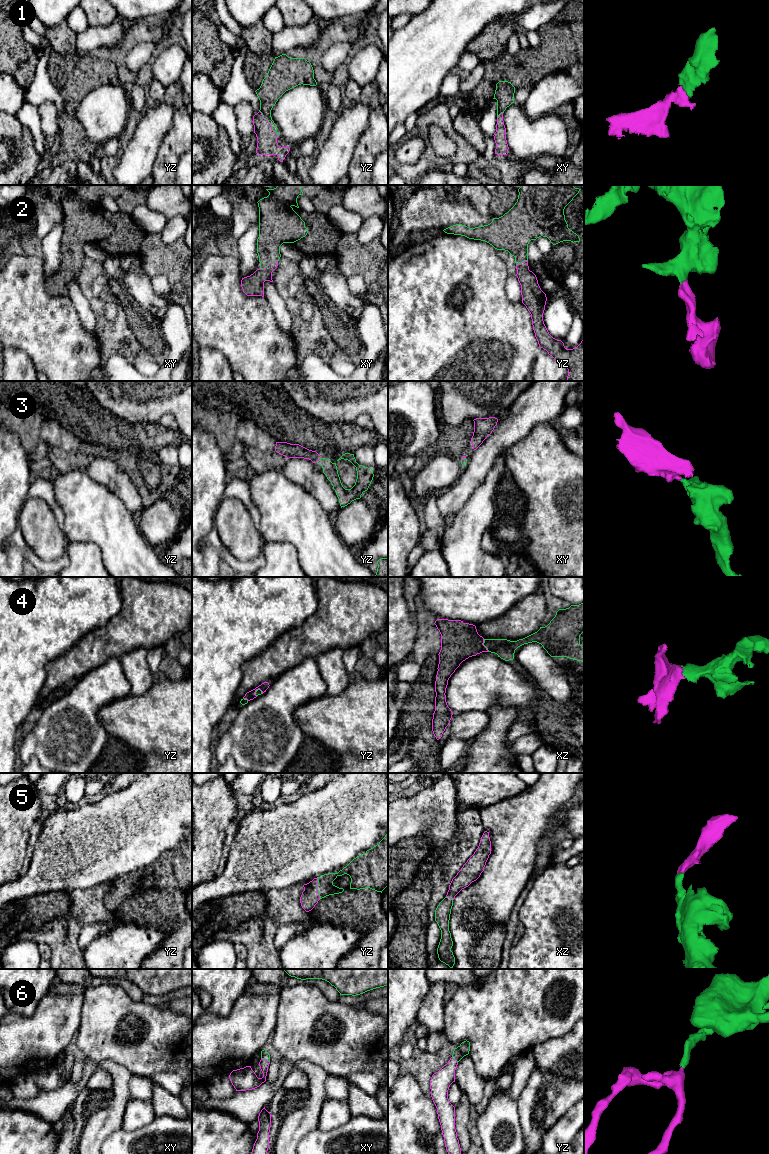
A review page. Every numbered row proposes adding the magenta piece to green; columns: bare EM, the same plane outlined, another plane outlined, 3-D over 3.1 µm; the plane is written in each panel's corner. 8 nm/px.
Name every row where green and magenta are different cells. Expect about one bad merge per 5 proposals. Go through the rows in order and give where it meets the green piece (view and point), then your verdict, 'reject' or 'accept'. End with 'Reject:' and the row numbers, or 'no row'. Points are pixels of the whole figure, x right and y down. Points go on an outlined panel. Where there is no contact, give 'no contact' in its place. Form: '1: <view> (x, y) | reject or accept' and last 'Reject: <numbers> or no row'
1: yz (269, 122) | accept
2: xy (268, 263) | accept
3: yz (319, 460) | accept
4: xz (483, 644) | accept
5: yz (317, 888) | accept
6: xy (265, 1059) | accept
Reject: no row

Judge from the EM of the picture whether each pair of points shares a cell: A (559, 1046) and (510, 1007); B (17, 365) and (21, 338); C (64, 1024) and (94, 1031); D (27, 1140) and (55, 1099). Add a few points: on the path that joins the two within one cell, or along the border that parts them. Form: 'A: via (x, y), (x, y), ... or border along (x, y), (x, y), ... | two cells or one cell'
A: border along (572, 1030), (562, 1036), (536, 1043), (531, 1048) | two cells
B: border along (10, 346), (22, 349), (31, 359), (34, 367) | two cells
C: border along (83, 1004), (80, 1010), (80, 1025), (75, 1034) | two cells
D: border along (20, 1110), (32, 1112), (56, 1126) | two cells

